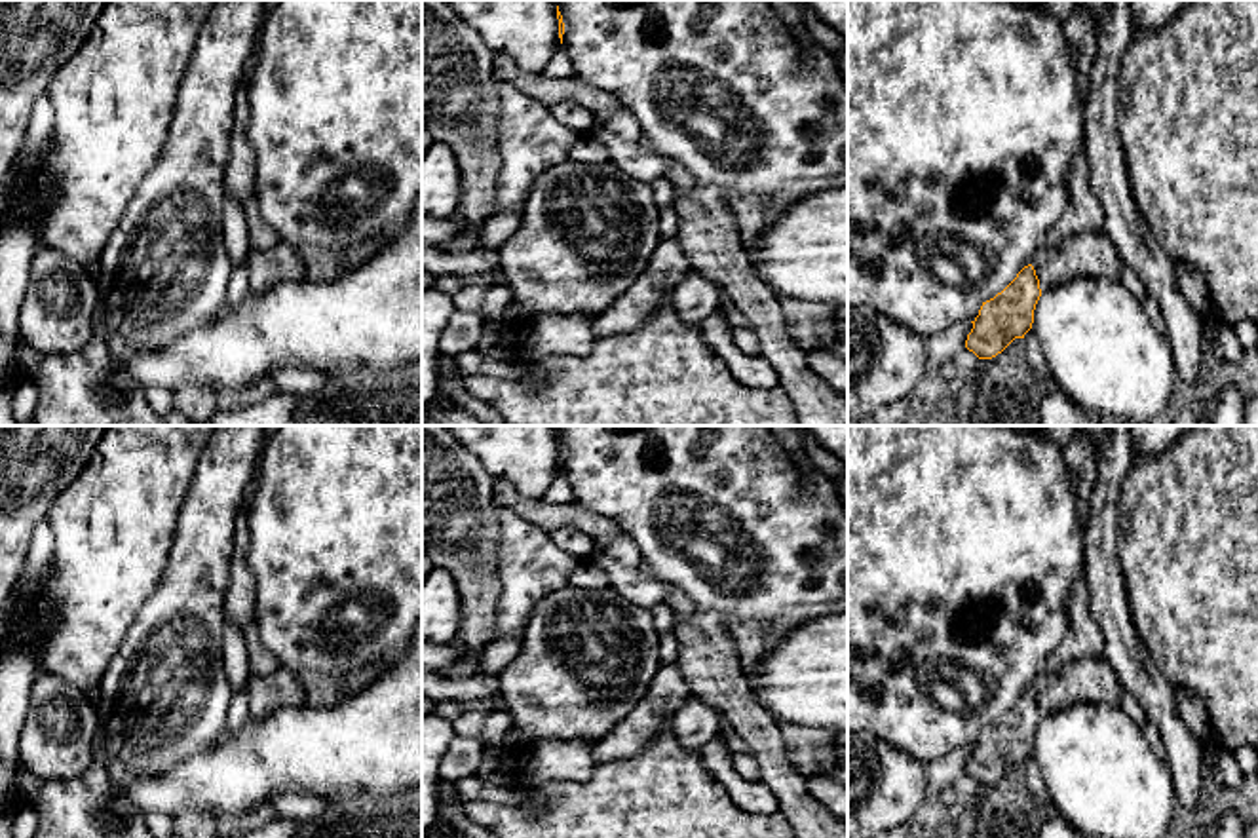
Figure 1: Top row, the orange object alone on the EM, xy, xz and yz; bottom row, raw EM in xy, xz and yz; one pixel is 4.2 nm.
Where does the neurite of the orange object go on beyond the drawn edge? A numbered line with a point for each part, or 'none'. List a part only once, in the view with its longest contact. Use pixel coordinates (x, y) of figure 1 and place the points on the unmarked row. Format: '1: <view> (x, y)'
1: yz (1091, 679)

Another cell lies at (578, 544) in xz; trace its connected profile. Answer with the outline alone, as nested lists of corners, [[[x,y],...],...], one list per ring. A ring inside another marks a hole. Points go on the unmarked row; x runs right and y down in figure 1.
[[[559,526],[549,532],[549,538],[566,553],[570,553],[576,559],[589,561],[593,549],[595,549],[595,538],[589,534],[574,528],[574,526]]]

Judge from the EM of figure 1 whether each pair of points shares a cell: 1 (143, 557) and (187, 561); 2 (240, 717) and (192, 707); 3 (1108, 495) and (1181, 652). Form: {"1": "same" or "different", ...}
{"1": "different", "2": "different", "3": "different"}

